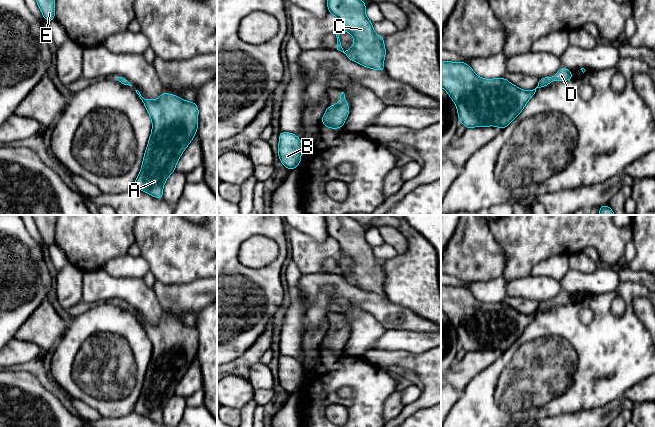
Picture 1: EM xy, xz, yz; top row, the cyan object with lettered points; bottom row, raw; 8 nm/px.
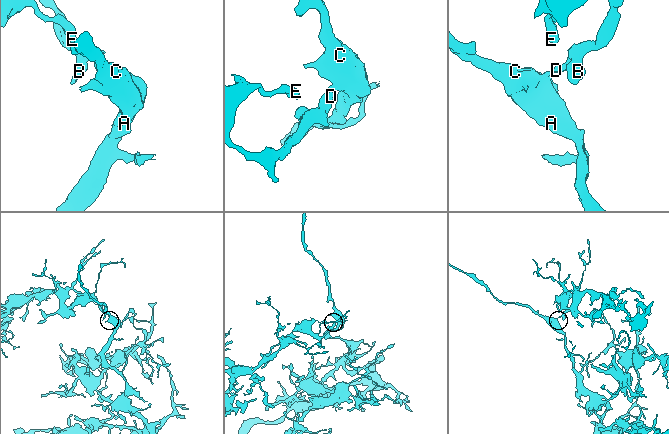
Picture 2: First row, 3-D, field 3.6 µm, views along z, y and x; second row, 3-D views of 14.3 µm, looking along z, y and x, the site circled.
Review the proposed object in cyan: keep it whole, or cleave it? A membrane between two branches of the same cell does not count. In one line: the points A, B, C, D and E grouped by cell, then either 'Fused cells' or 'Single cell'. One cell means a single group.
Groups: A B C D E. Single cell

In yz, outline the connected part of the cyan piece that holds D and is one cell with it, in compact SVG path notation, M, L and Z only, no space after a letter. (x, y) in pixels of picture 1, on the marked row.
M441 61L441 87L445 89L457 107L459 122L467 128L496 126L502 130L506 128L523 110L528 101L535 94L537 88L545 87L554 81L569 81L573 74L563 66L553 77L539 79L538 86L533 90L522 90L510 83L504 77L495 79L484 79L475 74L466 62Z

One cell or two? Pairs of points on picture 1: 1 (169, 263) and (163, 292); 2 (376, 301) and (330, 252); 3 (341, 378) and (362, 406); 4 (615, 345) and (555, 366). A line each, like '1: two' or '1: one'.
1: two
2: two
3: one
4: one

